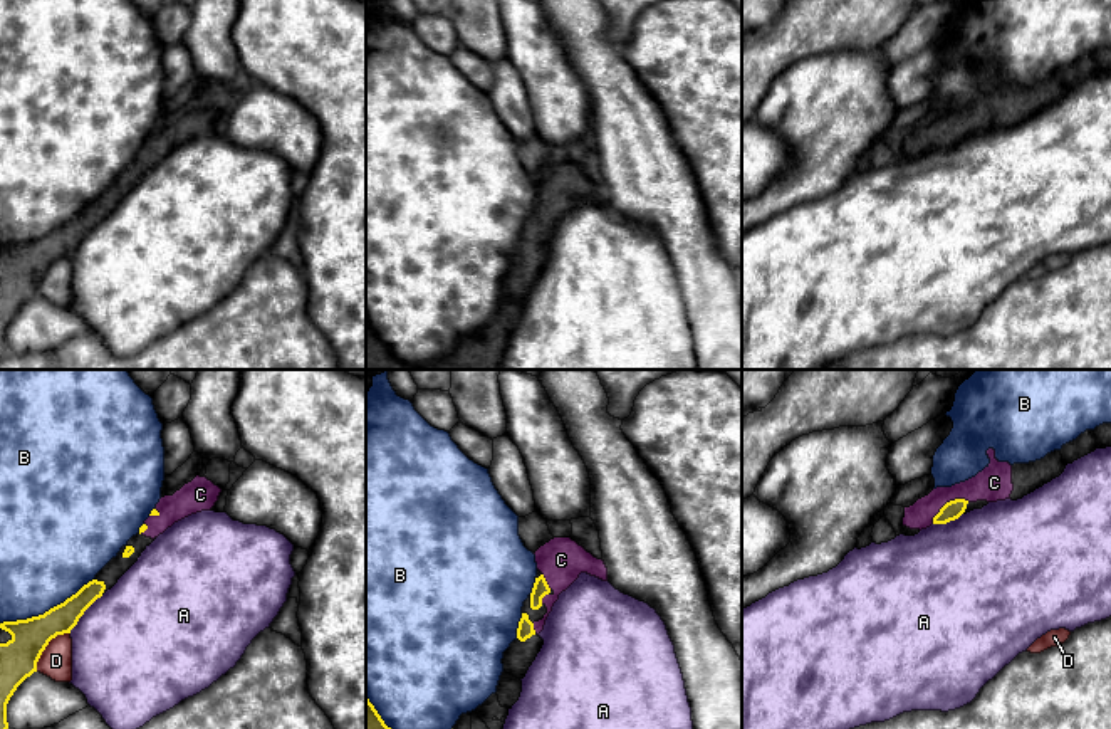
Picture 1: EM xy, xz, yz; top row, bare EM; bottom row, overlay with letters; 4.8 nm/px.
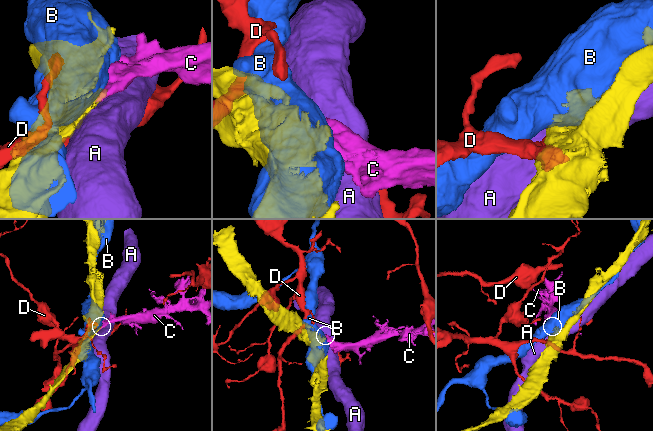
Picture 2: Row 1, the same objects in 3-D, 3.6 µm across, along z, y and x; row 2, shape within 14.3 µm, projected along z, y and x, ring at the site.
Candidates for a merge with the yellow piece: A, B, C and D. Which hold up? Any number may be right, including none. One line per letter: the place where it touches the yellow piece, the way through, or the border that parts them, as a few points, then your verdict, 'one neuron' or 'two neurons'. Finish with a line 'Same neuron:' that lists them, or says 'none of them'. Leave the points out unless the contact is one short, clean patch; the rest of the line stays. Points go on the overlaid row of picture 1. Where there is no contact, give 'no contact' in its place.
A: contact xy (83, 613); two neurons
B: contact xy (46, 612); two neurons
C: contact yz (947, 503); way yz (954, 509), (947, 503), (967, 491), (994, 482); one neuron
D: contact xy (46, 645); two neurons
Same neuron: C

